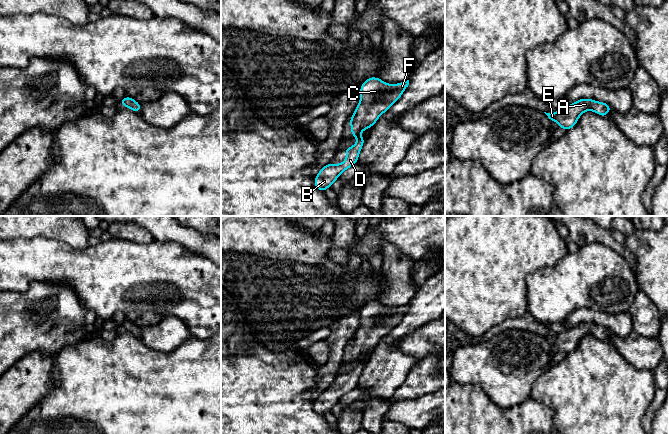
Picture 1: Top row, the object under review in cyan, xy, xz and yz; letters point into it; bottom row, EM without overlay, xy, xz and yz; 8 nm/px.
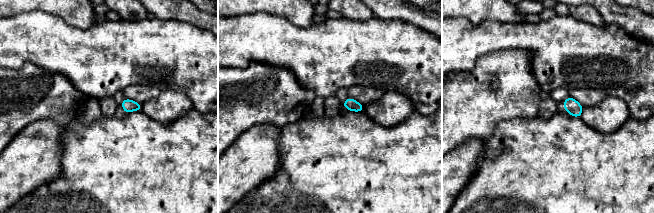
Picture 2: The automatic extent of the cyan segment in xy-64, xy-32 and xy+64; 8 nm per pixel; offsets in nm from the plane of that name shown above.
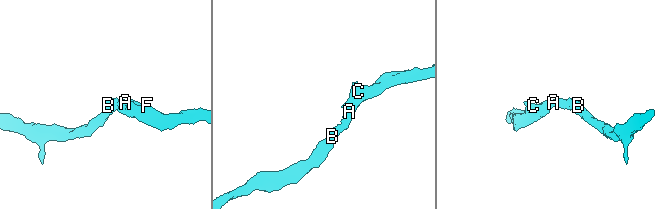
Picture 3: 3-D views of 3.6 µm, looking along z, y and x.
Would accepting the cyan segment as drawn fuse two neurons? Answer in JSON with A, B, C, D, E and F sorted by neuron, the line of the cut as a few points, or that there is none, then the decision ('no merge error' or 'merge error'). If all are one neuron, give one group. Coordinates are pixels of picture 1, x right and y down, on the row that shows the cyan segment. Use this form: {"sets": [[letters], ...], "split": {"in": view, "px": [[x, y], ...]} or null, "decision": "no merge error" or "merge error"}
{"sets": [["A", "B", "C", "D", "E", "F"]], "split": null, "decision": "no merge error"}

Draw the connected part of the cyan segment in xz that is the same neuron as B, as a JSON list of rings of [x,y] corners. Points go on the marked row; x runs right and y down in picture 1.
[[[369,77],[360,86],[360,101],[349,120],[351,135],[357,138],[357,142],[346,148],[346,159],[339,164],[329,163],[322,167],[314,178],[314,186],[325,192],[348,168],[358,162],[360,151],[366,137],[360,133],[370,129],[379,117],[388,111],[396,103],[407,89],[409,80],[397,84],[388,84],[379,77]]]

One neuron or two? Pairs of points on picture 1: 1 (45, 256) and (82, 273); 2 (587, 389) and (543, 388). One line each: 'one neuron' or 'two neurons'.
1: one neuron
2: one neuron

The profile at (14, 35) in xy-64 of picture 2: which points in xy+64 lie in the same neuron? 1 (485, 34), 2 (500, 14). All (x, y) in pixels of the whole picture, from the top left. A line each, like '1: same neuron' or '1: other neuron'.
1: same neuron
2: other neuron

